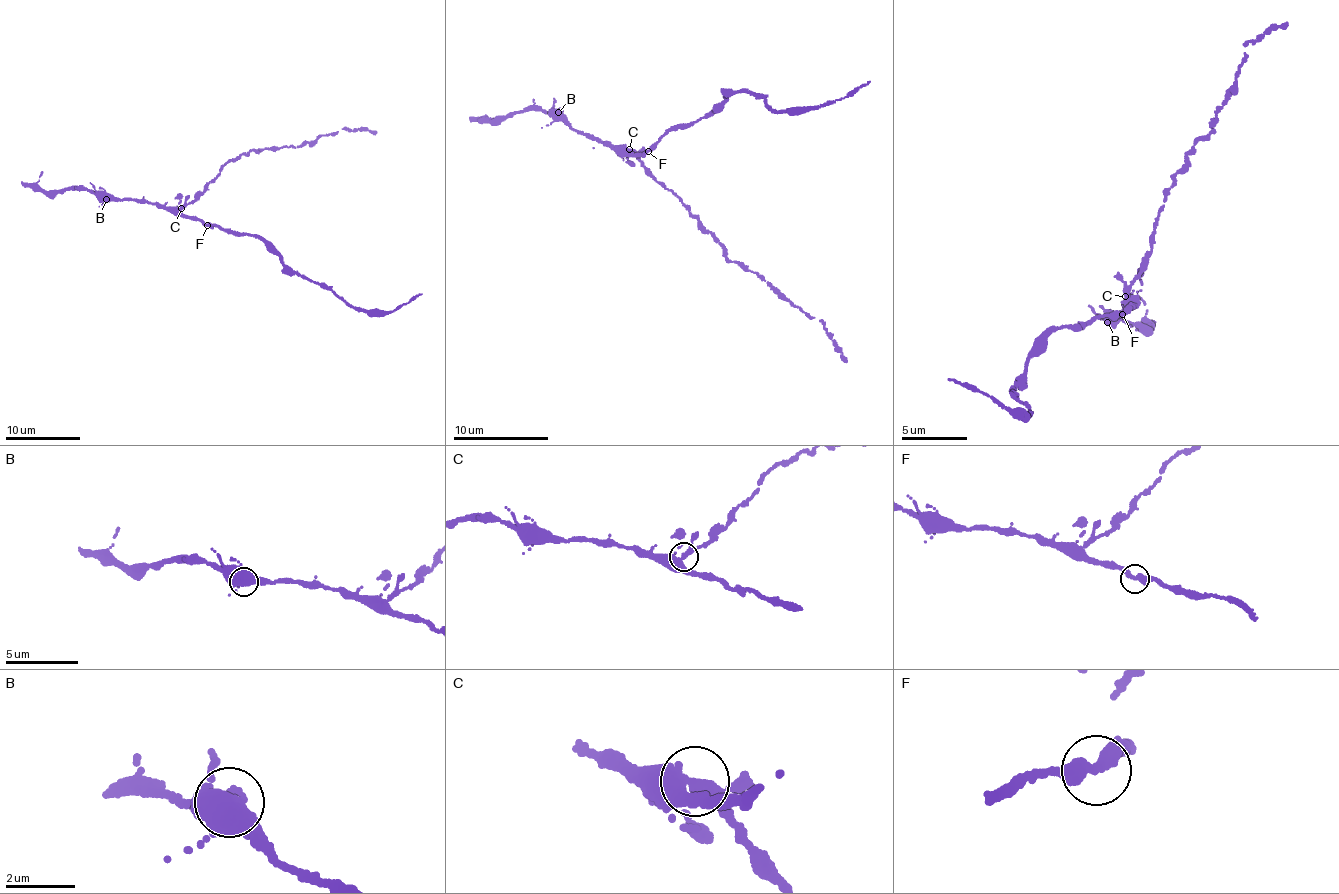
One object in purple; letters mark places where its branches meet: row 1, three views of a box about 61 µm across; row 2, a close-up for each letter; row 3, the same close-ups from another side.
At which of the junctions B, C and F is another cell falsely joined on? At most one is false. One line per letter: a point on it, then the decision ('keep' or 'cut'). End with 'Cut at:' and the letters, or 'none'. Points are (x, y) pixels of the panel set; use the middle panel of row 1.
B: at (558, 112); keep
C: at (629, 149); cut
F: at (648, 151); keep
Cut at: C

